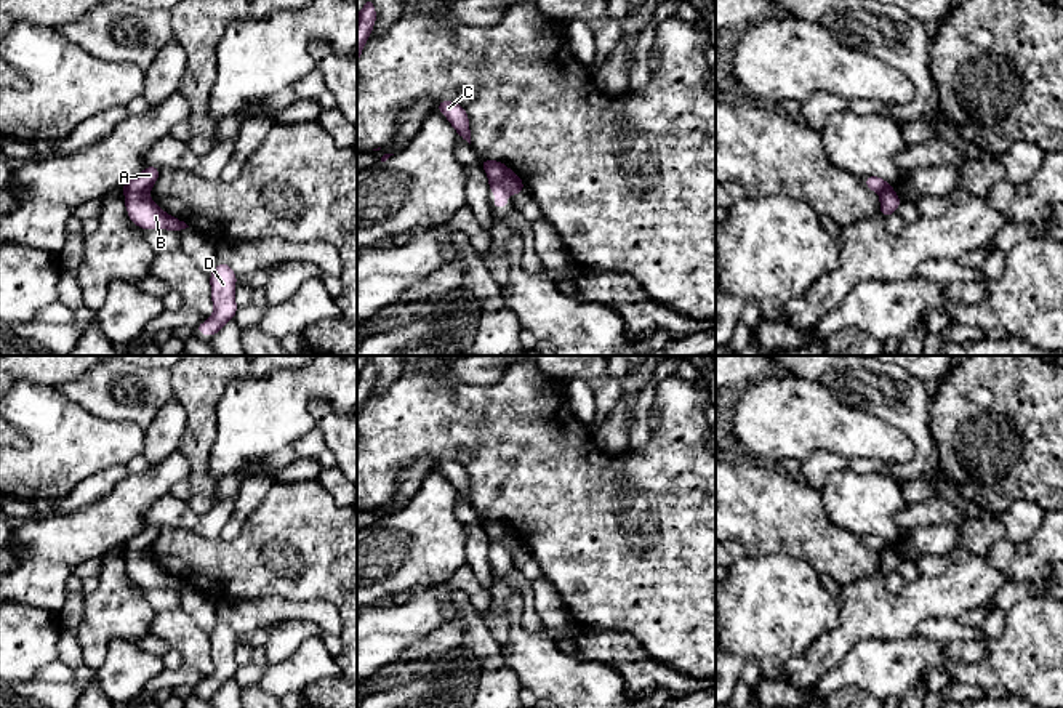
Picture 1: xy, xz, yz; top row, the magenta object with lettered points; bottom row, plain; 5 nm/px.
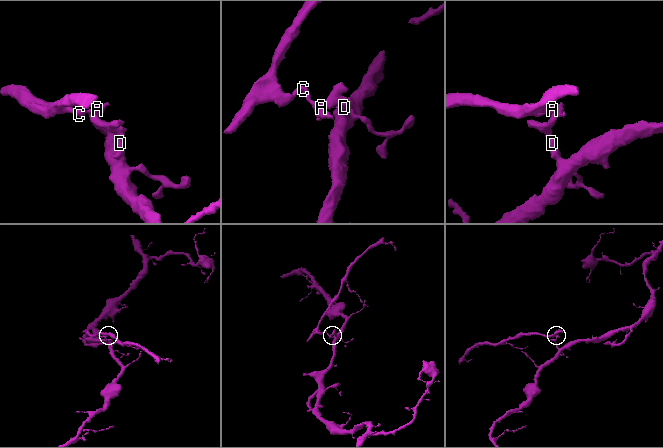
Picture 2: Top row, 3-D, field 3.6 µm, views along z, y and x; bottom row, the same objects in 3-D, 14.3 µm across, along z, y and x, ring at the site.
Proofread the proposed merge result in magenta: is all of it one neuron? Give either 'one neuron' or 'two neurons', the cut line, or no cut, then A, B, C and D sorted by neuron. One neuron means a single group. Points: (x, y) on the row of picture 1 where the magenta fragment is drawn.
two neurons | xy (125, 191), (146, 193) | A C / B D

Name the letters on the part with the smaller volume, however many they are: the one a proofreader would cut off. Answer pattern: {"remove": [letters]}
{"remove": ["A", "C"]}

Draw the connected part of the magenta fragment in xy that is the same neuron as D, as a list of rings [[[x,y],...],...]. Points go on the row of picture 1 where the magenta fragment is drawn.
[[[218,263],[216,269],[210,274],[211,301],[215,306],[213,316],[197,325],[197,333],[208,336],[216,335],[237,312],[235,304],[235,282],[237,276],[226,263]]]

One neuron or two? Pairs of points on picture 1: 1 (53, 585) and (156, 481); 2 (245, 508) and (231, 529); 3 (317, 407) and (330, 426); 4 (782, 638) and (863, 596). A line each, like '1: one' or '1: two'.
1: one
2: one
3: one
4: two

